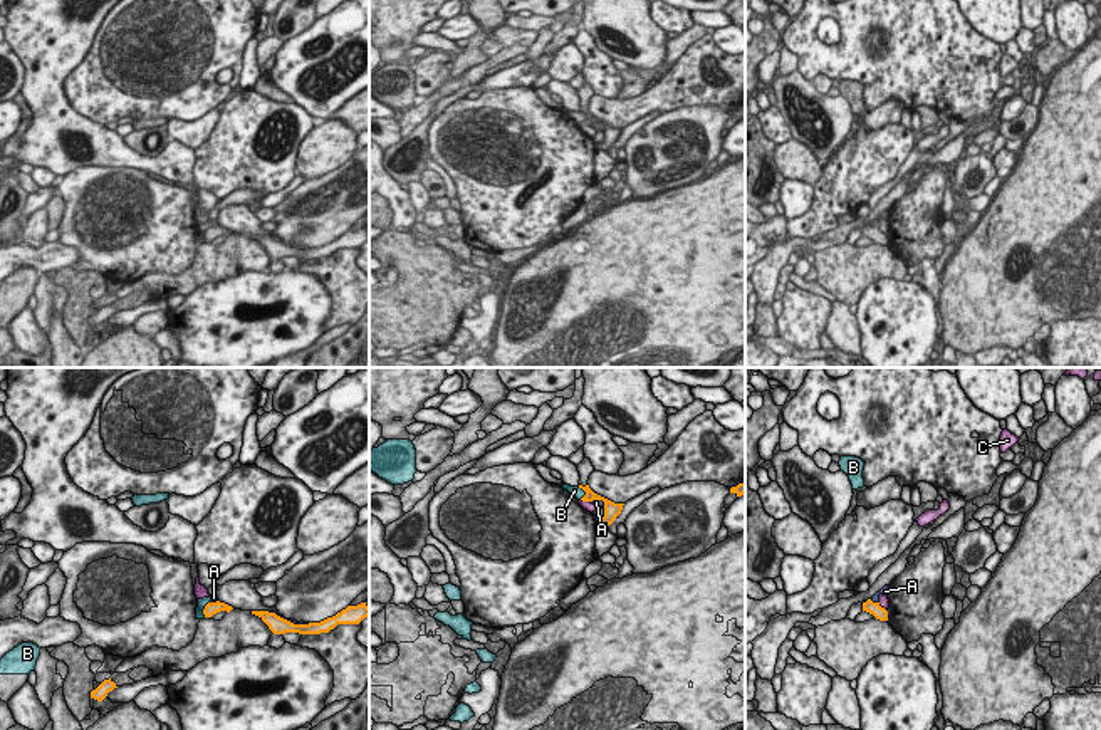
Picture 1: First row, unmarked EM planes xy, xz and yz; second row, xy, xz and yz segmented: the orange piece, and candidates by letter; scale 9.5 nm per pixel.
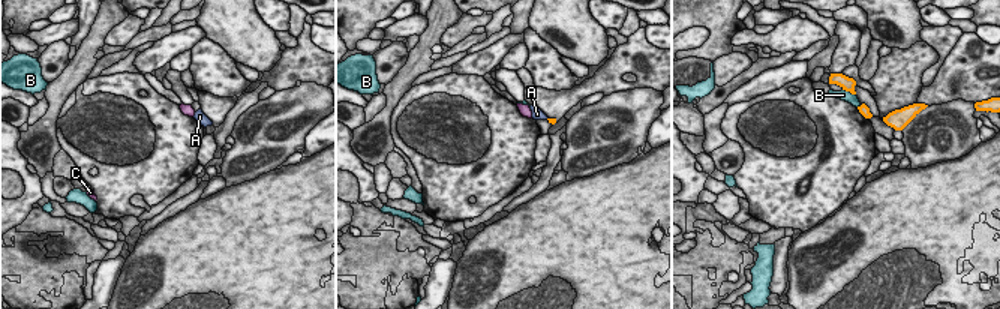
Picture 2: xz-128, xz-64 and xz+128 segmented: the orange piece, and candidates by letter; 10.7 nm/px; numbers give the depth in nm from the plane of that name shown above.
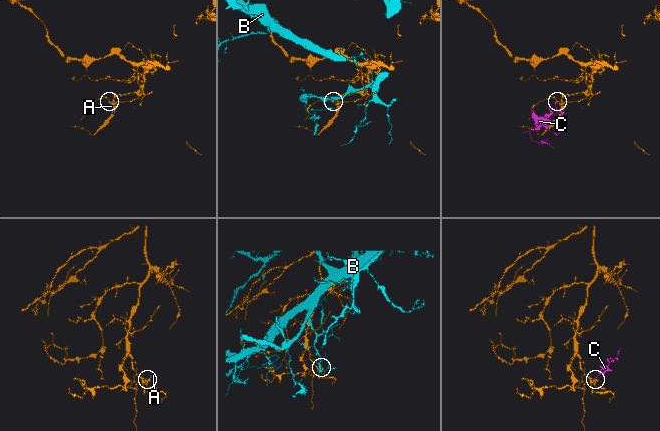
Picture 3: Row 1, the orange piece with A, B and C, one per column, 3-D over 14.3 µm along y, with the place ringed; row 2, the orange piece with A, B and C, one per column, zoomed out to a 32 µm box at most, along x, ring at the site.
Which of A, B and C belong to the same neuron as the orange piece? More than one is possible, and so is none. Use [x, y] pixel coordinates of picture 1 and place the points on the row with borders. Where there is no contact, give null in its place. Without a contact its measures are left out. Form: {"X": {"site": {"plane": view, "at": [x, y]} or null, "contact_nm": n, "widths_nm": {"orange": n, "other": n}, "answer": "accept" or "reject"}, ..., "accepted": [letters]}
{"A": {"site": {"plane": "xz", "at": [600, 499]}, "contact_nm": 160, "widths_nm": {"orange": 160, "other": 60}, "answer": "reject"}, "B": {"site": {"plane": "xy", "at": [203, 610]}, "contact_nm": 170, "widths_nm": {"orange": 130, "other": 90}, "answer": "reject"}, "C": {"site": {"plane": "yz", "at": [883, 608]}, "contact_nm": 130, "widths_nm": {"orange": 130, "other": 100}, "answer": "reject"}, "accepted": []}

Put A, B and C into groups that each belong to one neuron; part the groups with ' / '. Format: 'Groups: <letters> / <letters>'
Groups: A B / C.

